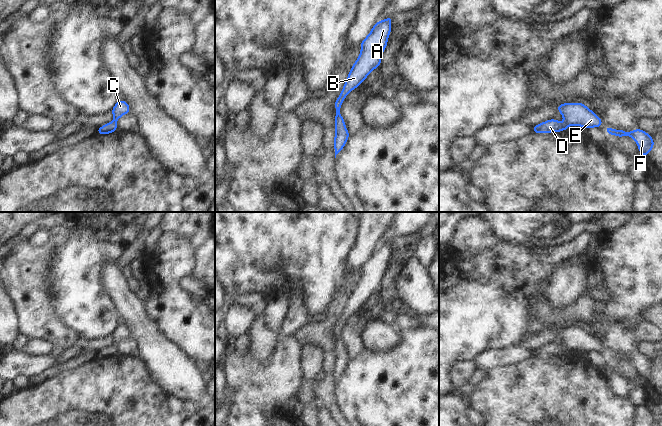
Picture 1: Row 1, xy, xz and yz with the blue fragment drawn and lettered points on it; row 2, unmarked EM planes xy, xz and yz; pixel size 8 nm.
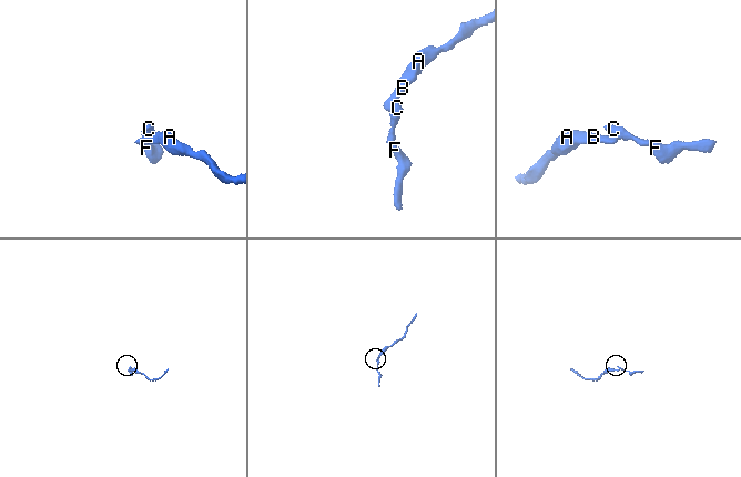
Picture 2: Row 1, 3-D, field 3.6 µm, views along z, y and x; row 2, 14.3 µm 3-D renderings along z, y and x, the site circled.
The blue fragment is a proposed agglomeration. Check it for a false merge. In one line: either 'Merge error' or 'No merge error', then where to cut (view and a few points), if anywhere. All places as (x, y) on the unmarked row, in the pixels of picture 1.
Merge error. Split along xz (339, 337), (336, 340).

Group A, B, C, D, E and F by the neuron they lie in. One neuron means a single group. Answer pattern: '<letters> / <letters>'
A B D / C E F

